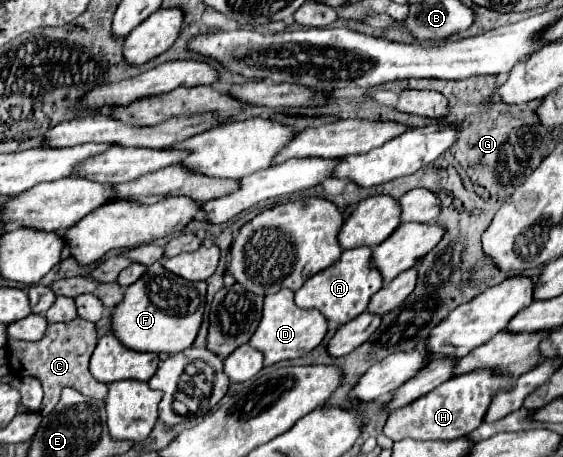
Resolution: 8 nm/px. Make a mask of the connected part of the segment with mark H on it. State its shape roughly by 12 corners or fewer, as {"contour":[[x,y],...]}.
{"contour":[[456,375],[392,411],[392,441],[450,441],[484,421],[516,377]]}

